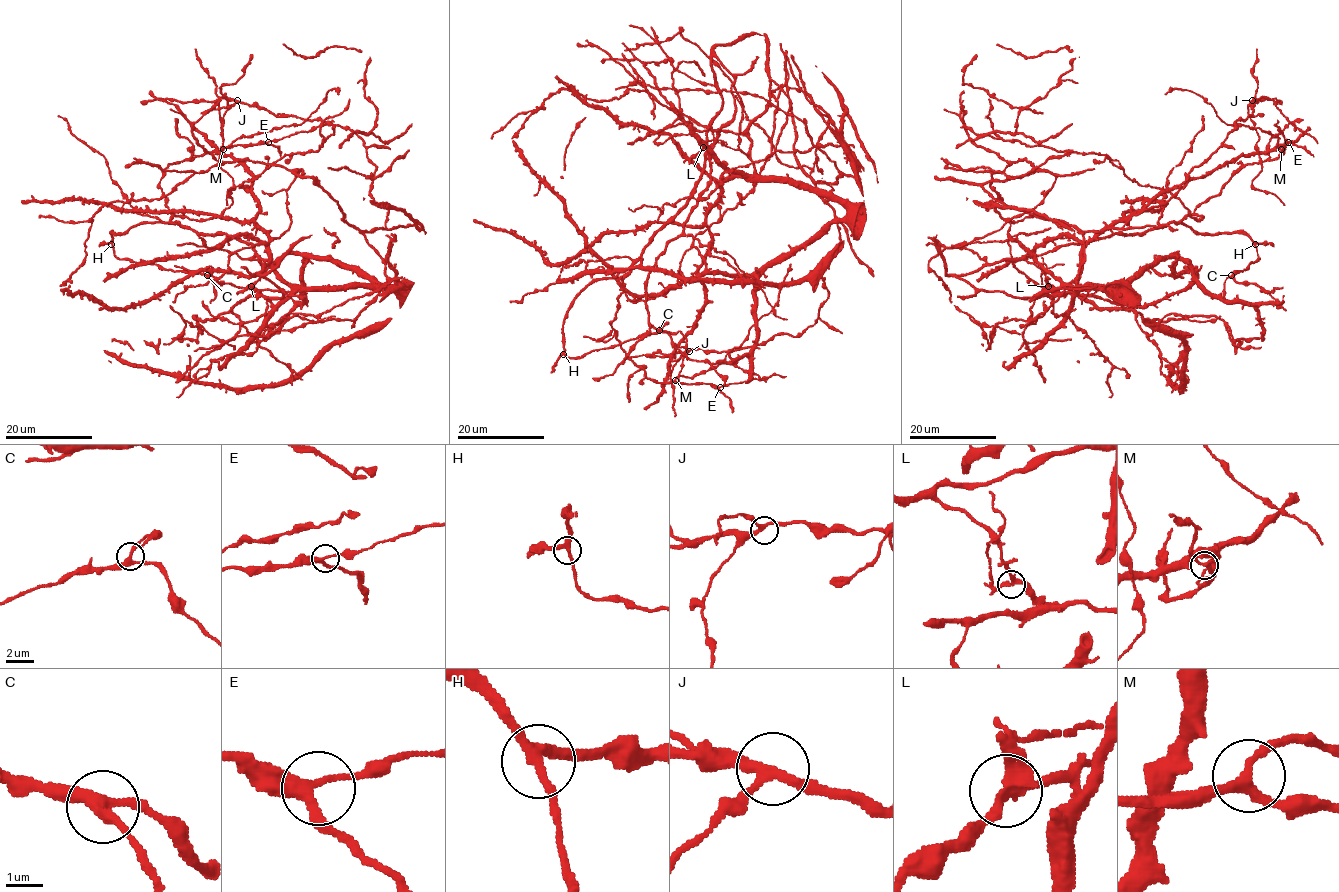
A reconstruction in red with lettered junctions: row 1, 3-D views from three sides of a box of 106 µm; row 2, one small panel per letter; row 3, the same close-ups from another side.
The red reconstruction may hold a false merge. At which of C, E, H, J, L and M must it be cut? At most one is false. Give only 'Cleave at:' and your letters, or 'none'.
Cleave at: L

